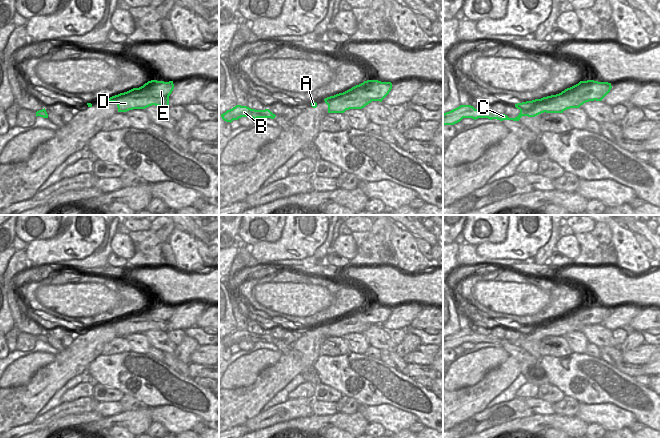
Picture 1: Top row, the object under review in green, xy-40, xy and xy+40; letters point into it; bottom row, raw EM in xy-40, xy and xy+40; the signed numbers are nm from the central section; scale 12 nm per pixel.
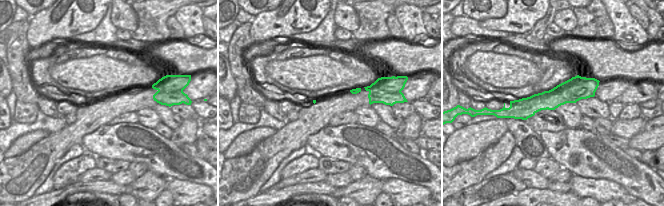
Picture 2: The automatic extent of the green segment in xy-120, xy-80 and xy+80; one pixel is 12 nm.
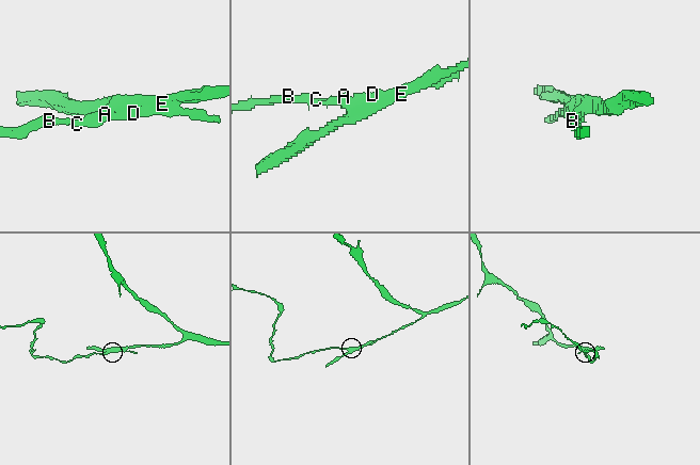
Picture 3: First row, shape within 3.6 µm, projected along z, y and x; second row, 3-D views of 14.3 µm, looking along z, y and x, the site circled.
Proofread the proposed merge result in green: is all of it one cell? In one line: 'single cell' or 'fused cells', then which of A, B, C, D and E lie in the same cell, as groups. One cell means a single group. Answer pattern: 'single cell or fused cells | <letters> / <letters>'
fused cells | A B C D / E

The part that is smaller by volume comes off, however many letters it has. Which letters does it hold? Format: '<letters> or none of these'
A, B, C, D

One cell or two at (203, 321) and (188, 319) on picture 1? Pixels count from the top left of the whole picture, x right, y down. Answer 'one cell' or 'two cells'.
two cells

